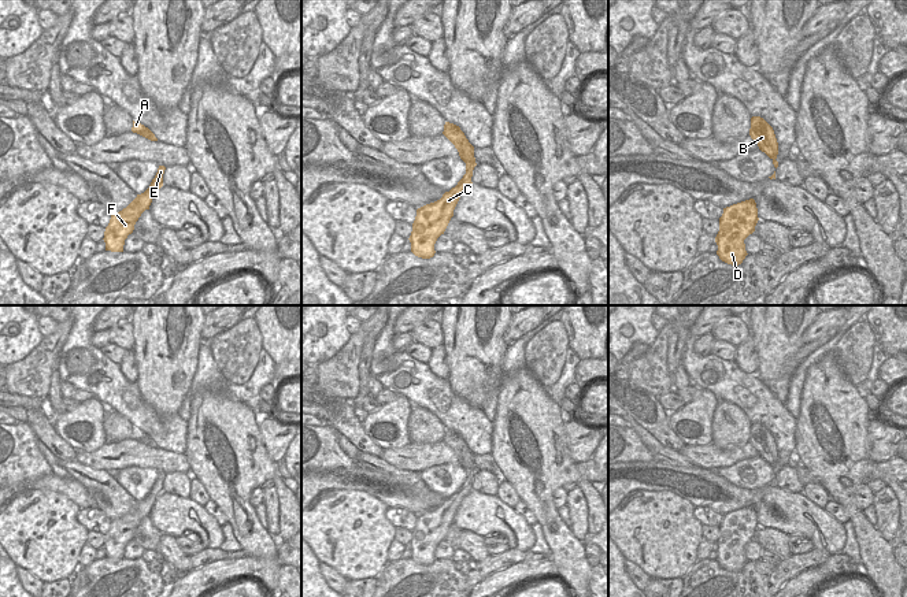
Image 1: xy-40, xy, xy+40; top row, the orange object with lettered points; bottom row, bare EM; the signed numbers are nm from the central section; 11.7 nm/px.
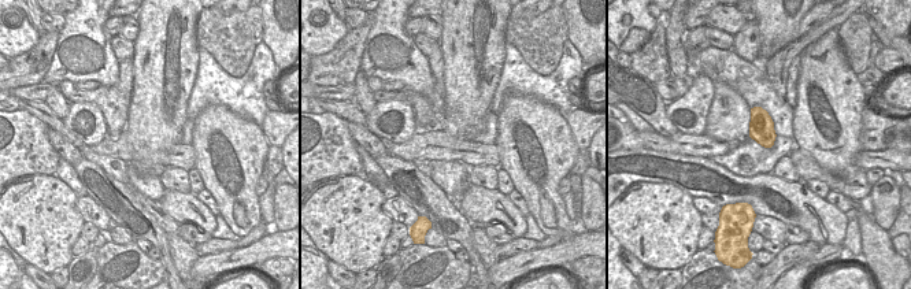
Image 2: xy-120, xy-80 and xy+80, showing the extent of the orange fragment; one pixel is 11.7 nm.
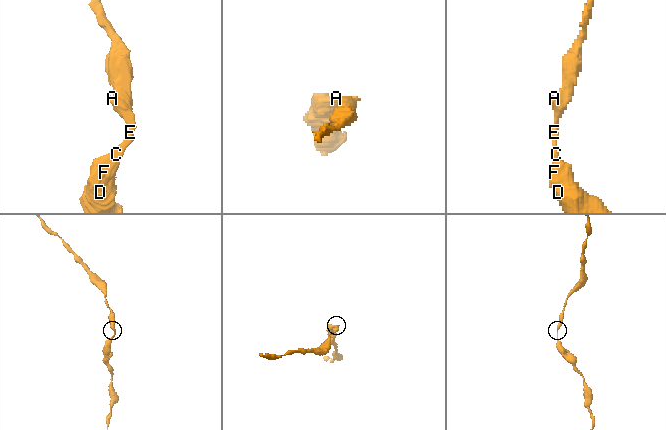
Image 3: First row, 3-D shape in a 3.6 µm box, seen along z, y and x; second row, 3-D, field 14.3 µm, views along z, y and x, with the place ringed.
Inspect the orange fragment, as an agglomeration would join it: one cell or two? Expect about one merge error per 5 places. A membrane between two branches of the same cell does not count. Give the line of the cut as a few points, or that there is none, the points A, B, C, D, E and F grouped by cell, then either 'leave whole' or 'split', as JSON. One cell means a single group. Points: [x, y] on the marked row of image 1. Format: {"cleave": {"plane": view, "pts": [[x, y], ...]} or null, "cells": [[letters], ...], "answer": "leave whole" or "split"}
{"cleave": null, "cells": [["A", "B", "C", "D", "E", "F"]], "answer": "leave whole"}

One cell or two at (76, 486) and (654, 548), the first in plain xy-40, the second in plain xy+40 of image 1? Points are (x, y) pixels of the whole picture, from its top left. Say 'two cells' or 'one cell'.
two cells

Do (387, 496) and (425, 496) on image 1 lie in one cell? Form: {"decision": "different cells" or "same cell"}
{"decision": "same cell"}

